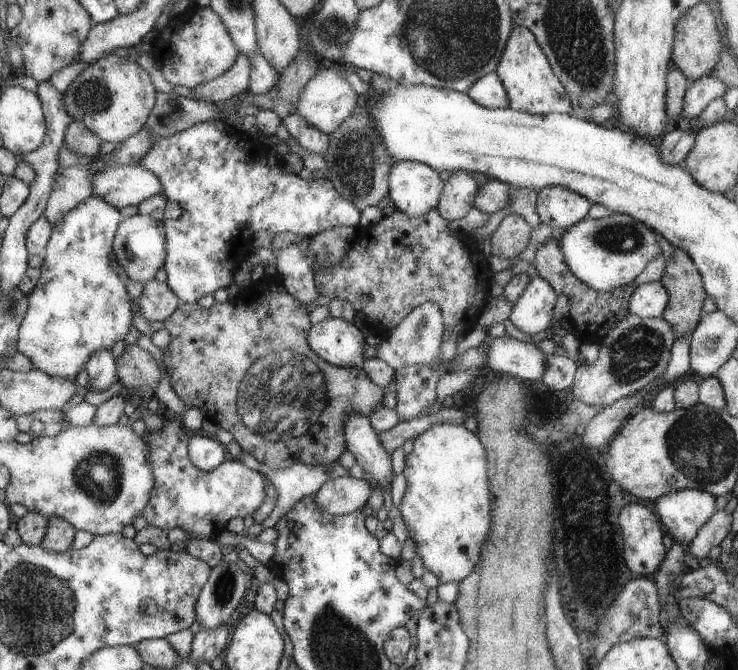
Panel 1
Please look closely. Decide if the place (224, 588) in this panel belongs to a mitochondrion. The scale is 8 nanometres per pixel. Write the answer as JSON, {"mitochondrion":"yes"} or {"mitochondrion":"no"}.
{"mitochondrion":"yes"}

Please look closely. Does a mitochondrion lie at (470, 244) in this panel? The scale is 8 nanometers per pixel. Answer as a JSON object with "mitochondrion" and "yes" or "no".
{"mitochondrion":"no"}

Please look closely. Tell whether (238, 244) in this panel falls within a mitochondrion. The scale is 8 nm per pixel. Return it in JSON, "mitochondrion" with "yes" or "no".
{"mitochondrion":"no"}

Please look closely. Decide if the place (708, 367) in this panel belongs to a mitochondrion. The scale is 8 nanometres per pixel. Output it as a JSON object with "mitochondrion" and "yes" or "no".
{"mitochondrion":"no"}

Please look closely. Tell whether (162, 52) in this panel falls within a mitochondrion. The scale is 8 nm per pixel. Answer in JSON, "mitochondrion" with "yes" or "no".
{"mitochondrion":"no"}

